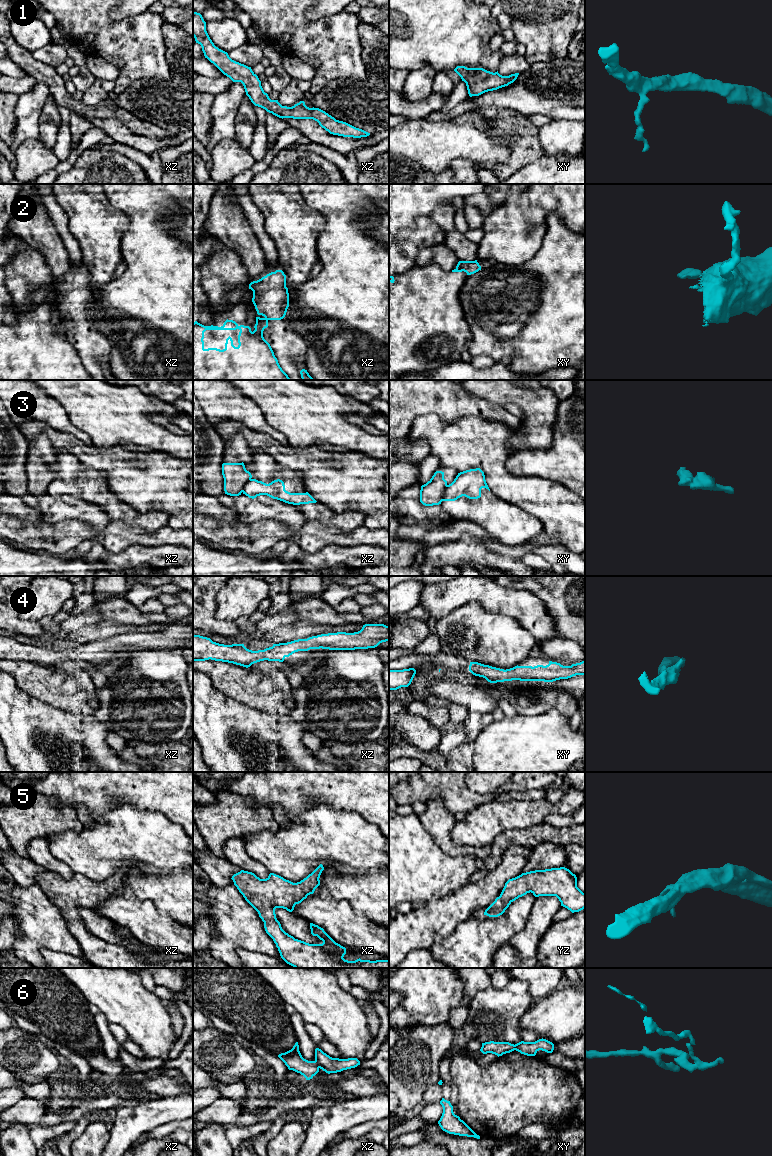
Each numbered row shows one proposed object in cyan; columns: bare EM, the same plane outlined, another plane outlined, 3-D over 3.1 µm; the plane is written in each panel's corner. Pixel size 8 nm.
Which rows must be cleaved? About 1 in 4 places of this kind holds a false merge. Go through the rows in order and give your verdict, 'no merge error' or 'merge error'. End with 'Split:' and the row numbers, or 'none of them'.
1: no merge error
2: merge error
3: merge error
4: no merge error
5: no merge error
6: merge error
Split: 2, 3, 6

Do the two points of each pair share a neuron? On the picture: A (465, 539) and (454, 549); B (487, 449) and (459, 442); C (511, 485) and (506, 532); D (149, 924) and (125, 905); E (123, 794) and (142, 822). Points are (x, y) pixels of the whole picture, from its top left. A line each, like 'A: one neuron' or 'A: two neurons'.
A: one neuron
B: one neuron
C: two neurons
D: one neuron
E: two neurons

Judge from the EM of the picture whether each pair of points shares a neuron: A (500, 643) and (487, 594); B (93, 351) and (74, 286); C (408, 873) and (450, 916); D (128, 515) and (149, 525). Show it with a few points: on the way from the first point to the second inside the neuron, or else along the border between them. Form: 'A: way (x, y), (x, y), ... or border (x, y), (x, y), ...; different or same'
A: border (472, 600), (487, 610), (506, 614), (515, 619); different
B: way (84, 335), (79, 323), (79, 310), (76, 302); same
C: border (454, 889), (441, 896), (432, 896), (425, 903); different
D: way (133, 518), (144, 521); same

